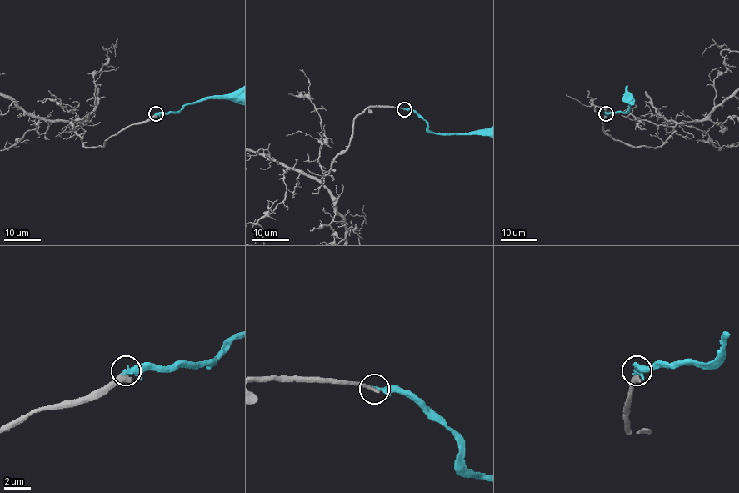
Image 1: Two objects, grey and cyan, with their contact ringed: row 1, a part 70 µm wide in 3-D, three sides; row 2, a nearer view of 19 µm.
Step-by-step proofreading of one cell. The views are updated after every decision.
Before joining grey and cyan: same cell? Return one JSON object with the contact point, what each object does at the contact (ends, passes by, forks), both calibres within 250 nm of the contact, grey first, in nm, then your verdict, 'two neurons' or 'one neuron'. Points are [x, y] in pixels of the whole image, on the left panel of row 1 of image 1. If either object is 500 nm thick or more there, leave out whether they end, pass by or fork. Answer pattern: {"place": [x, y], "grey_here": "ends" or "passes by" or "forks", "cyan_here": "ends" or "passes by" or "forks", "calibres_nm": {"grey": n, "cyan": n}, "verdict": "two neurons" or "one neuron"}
{"place": [156, 113], "grey_here": "ends", "cyan_here": "ends", "calibres_nm": {"grey": 360, "cyan": 360}, "verdict": "one neuron"}

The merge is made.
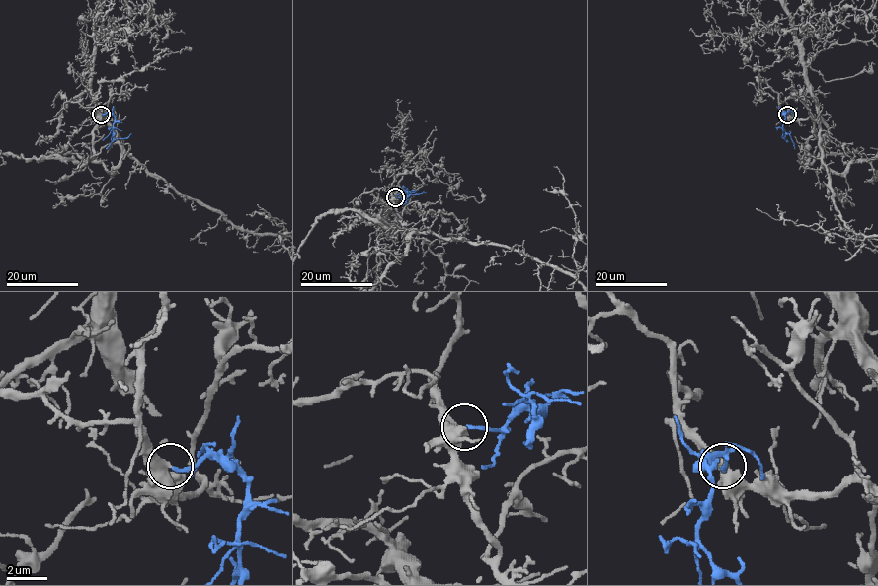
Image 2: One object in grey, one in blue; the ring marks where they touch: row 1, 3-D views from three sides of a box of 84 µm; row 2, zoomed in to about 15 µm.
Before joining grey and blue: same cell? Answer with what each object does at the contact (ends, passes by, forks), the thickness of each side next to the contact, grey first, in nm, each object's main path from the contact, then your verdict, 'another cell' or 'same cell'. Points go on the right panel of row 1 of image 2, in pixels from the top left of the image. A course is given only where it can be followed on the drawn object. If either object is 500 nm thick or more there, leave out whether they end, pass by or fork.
grey passes by; blue ends there; 440 nm thick on the grey side, 180 nm on the other; blue runs (787, 114), (784, 114), (782, 128), (786, 140), (782, 133); same cell

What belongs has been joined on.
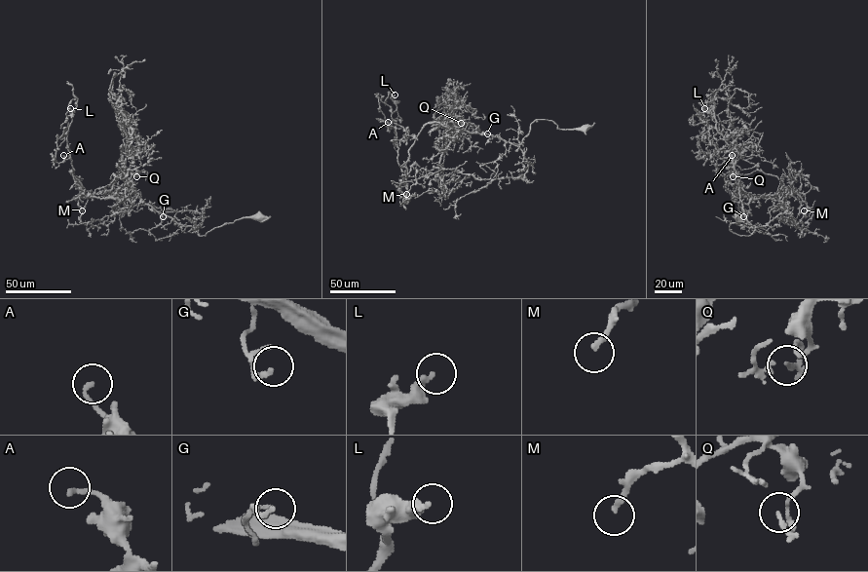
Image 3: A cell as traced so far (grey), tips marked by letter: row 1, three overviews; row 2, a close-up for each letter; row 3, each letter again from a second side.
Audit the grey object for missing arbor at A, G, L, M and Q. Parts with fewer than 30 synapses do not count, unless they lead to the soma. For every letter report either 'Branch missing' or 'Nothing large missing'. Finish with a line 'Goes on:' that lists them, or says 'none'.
A: Nothing large missing
G: Nothing large missing
L: Nothing large missing
M: Branch missing
Q: Nothing large missing
Goes on: M

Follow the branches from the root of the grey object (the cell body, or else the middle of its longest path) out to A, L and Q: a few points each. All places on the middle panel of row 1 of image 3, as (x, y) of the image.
A: (584, 129), (536, 119), (517, 145), (435, 122), (415, 137), (396, 125), (397, 147), (388, 122)
L: (584, 129), (536, 119), (517, 145), (435, 122), (415, 137), (396, 125), (397, 147), (395, 95)
Q: (584, 129), (559, 129), (551, 121), (536, 119), (517, 145), (456, 130), (455, 122), (461, 123)

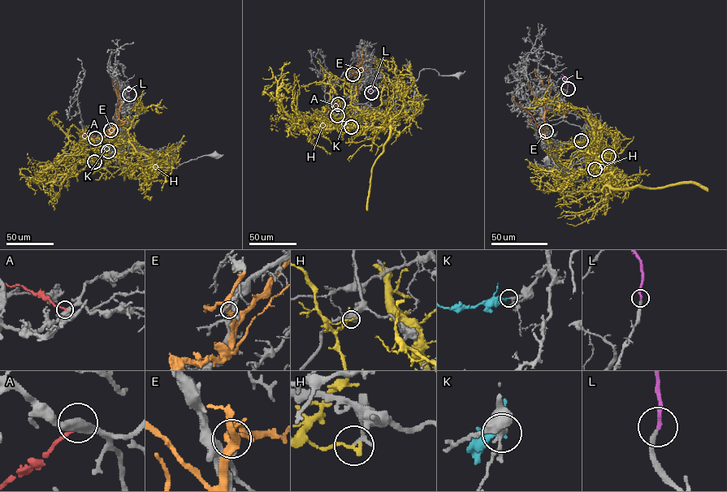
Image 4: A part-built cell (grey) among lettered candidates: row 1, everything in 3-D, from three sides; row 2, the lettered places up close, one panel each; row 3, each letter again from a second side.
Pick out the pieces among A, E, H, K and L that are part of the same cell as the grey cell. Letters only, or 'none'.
K, L

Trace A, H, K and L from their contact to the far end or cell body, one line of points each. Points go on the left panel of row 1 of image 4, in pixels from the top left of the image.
A: (95, 138), (83, 135)
H: (94, 161), (117, 154), (116, 143), (119, 153), (135, 150), (121, 140), (96, 147), (75, 127)
K: (108, 151), (97, 152)
L: (129, 94), (127, 82)

